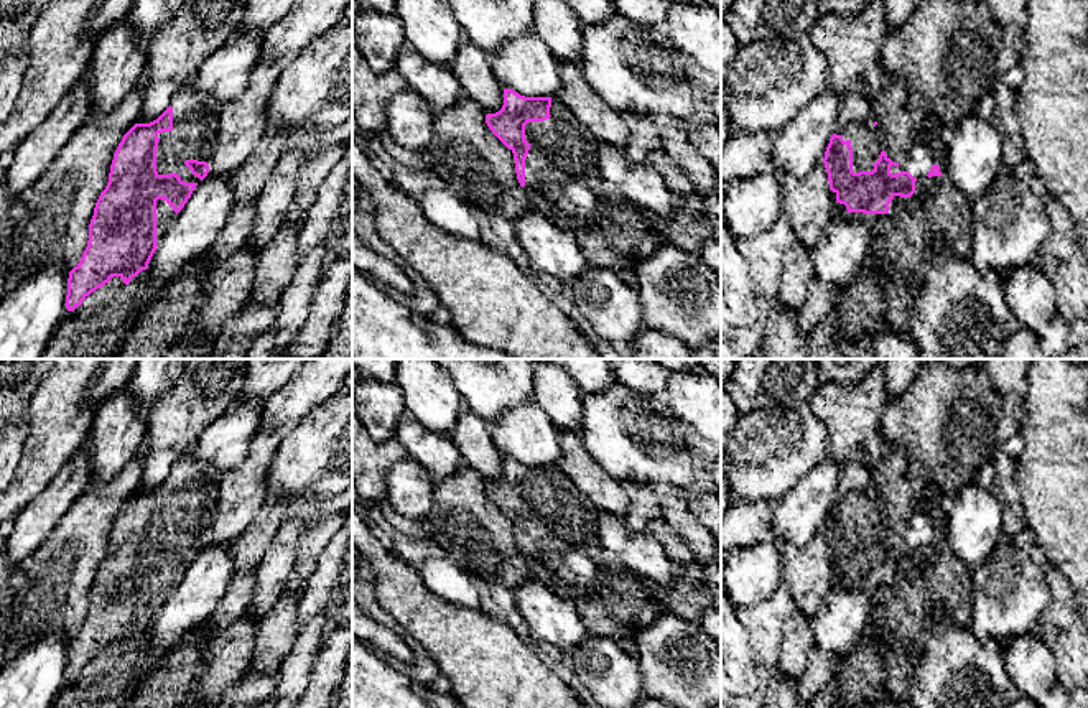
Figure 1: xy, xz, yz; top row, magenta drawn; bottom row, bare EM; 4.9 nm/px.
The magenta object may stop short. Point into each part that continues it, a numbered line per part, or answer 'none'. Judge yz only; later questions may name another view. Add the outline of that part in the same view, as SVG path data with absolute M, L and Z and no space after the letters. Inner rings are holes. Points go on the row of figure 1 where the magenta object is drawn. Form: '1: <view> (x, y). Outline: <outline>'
1: yz (914, 139). Outline: M899 77L889 81L874 99L864 99L859 94L848 94L841 100L841 112L835 127L835 133L843 140L849 140L853 147L853 171L872 171L874 163L884 150L887 158L894 161L890 173L909 171L914 178L927 178L937 163L942 178L946 176L946 143L951 128L948 128L937 115L914 110L907 105L907 79Z

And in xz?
1: xz (563, 181). Outline: M551 97L550 115L543 122L528 122L525 125L525 140L532 147L525 158L523 189L535 212L574 235L579 227L588 226L597 216L614 189L599 170L597 150L601 142L591 130L556 97Z

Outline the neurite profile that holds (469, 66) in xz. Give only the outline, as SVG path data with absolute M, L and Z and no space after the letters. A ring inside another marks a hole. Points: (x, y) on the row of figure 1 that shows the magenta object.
M464 43L446 64L464 94L487 114L504 105L504 84L494 76L489 54L472 43Z

